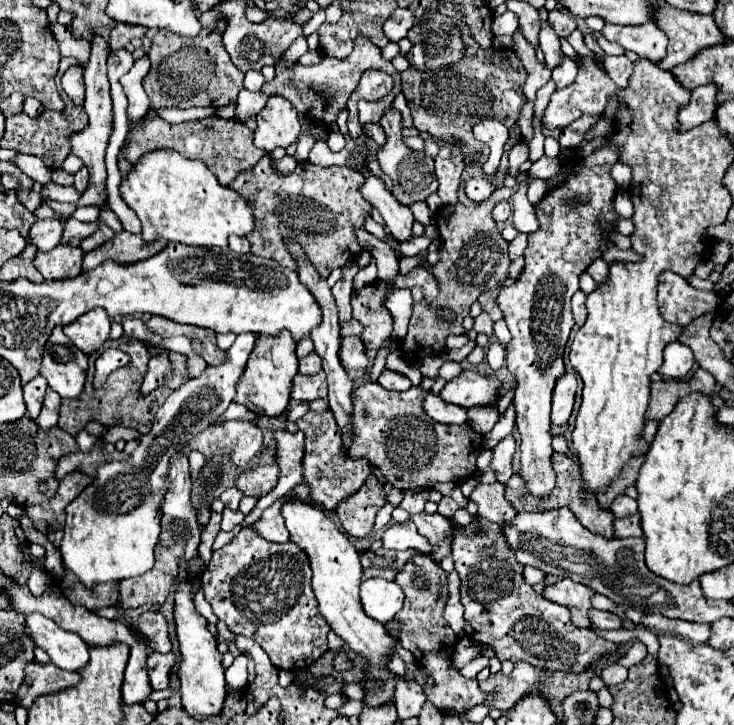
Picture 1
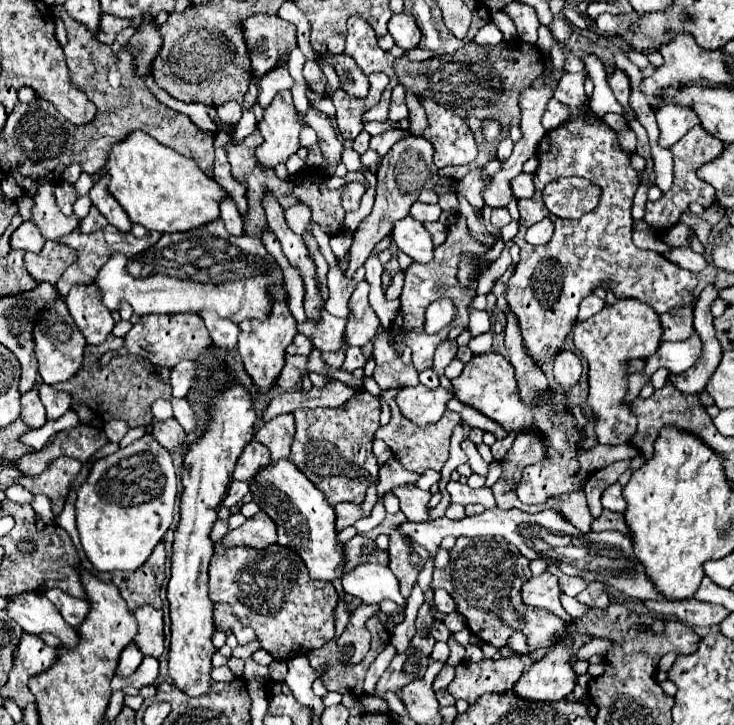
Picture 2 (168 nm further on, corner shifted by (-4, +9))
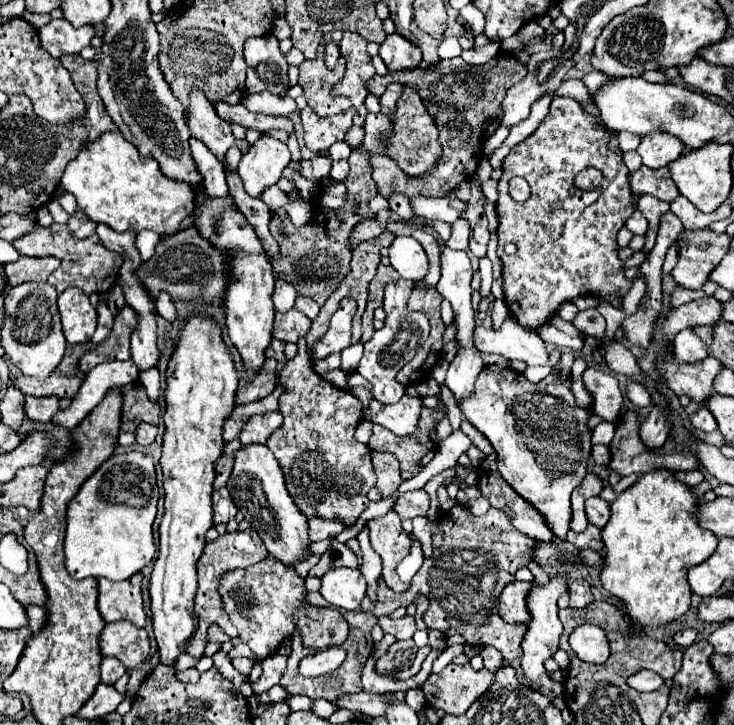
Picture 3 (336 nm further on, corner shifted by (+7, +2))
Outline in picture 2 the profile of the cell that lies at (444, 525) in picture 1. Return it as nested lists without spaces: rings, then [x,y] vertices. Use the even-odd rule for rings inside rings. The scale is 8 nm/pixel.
[[[406,483],[406,485],[394,487],[392,493],[400,499],[400,511],[406,515],[408,521],[428,517],[428,513],[430,513],[430,509],[426,507],[428,499],[430,499],[428,491],[418,489],[416,483]]]

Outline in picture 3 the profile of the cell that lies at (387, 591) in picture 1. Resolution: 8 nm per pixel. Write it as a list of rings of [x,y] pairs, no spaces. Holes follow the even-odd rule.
[[[333,568],[321,578],[321,582],[323,598],[335,608],[355,610],[365,598],[367,582],[365,576],[355,568]]]

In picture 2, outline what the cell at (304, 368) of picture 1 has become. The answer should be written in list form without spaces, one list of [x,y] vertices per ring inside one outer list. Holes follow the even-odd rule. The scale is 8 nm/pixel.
[[[296,335],[294,337],[294,341],[288,345],[288,349],[286,349],[286,353],[288,355],[308,355],[310,351],[312,351],[312,341],[306,341],[306,337],[304,335]]]

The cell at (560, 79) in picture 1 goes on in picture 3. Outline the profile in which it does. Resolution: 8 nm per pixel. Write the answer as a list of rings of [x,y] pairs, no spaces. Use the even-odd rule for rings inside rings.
[[[555,96],[553,102],[551,102],[551,110],[549,110],[549,114],[545,116],[545,120],[539,124],[539,128],[537,128],[527,140],[519,142],[519,144],[507,154],[507,158],[503,160],[503,176],[501,176],[501,180],[499,180],[499,200],[497,200],[497,212],[499,212],[499,228],[497,228],[497,232],[499,232],[499,248],[497,248],[497,254],[499,254],[499,258],[503,260],[505,304],[507,304],[507,308],[509,308],[509,314],[511,314],[511,316],[517,320],[517,324],[521,324],[525,330],[537,330],[537,328],[545,326],[545,324],[557,314],[557,308],[559,308],[561,304],[571,302],[571,300],[575,300],[575,298],[579,298],[579,296],[587,296],[587,294],[593,296],[593,298],[597,298],[597,300],[603,302],[603,304],[607,304],[605,300],[607,300],[611,294],[617,294],[619,304],[623,306],[623,298],[627,296],[627,292],[629,292],[631,286],[633,286],[633,280],[625,276],[625,264],[623,264],[623,260],[617,256],[617,250],[619,250],[619,248],[617,248],[617,232],[619,232],[619,228],[625,224],[625,220],[627,220],[627,218],[633,214],[633,210],[635,210],[633,198],[631,198],[631,188],[629,188],[629,170],[627,170],[627,166],[623,164],[621,152],[611,152],[611,150],[607,148],[607,142],[609,142],[607,132],[595,122],[595,118],[593,118],[589,112],[585,112],[585,110],[579,106],[577,100],[567,98],[567,96]],[[585,166],[595,166],[595,168],[599,168],[599,170],[603,172],[603,176],[605,176],[603,184],[601,184],[599,188],[591,190],[591,192],[579,192],[579,190],[577,190],[577,192],[575,192],[575,190],[571,192],[575,174],[581,172]],[[515,176],[523,176],[523,178],[527,180],[527,184],[531,186],[531,196],[529,196],[529,200],[525,200],[525,202],[515,202],[515,200],[509,196],[509,180],[515,178]],[[507,242],[517,244],[517,254],[515,254],[515,256],[507,256],[507,254],[503,252],[503,244],[507,244]]]

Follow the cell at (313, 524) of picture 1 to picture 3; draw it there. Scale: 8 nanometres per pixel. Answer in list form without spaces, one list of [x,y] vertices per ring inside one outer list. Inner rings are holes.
[[[251,446],[241,448],[235,456],[233,474],[227,484],[237,510],[249,520],[251,528],[259,534],[269,554],[281,560],[285,566],[295,566],[307,558],[311,558],[309,550],[309,518],[297,508],[293,498],[285,488],[285,478],[277,458],[267,446]]]

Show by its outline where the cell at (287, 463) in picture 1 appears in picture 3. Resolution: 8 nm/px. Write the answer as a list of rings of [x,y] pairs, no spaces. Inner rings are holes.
[[[279,412],[273,414],[263,414],[263,416],[251,416],[239,436],[243,446],[251,446],[251,444],[265,444],[269,440],[269,436],[281,428],[283,416]]]

